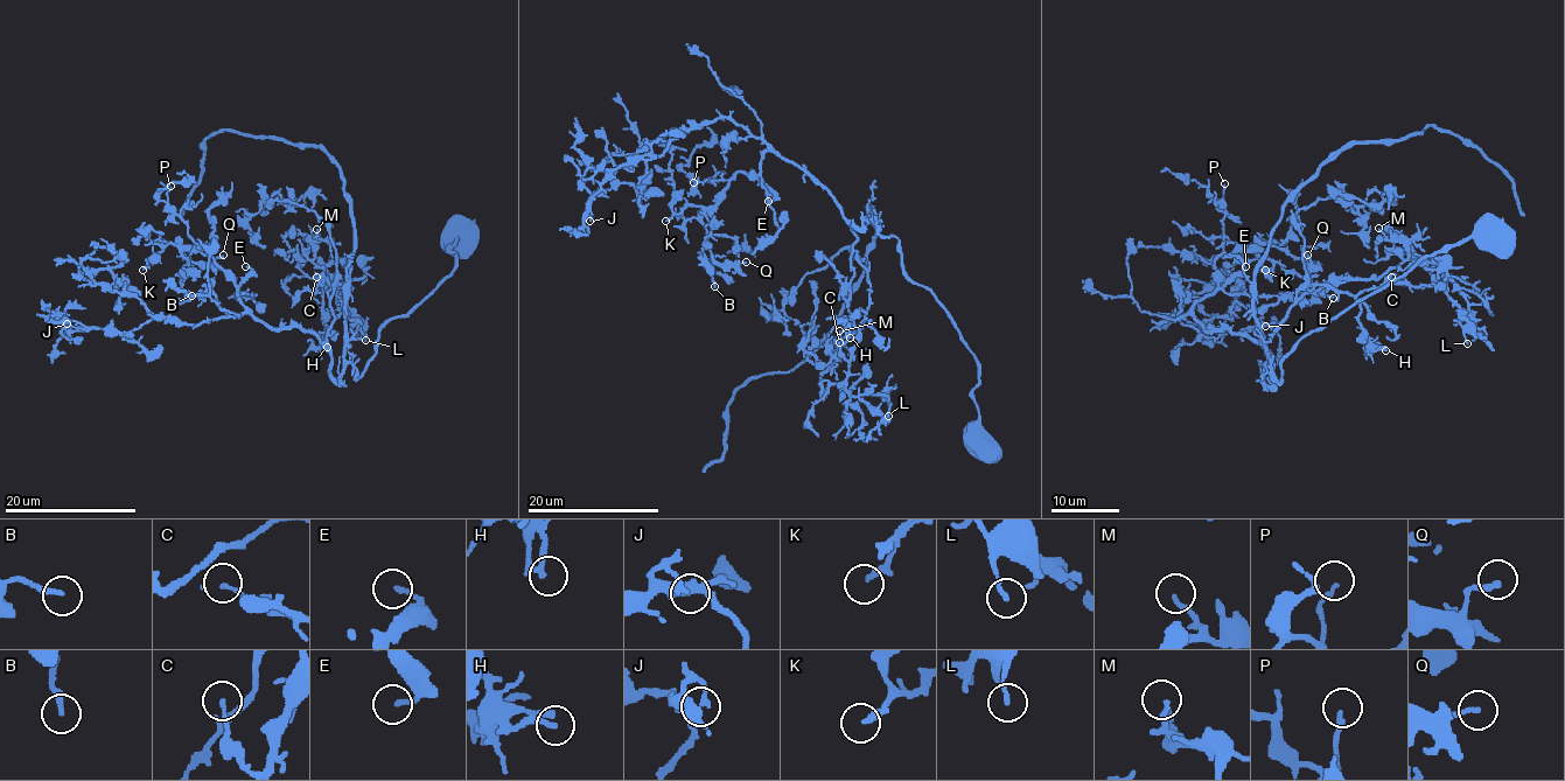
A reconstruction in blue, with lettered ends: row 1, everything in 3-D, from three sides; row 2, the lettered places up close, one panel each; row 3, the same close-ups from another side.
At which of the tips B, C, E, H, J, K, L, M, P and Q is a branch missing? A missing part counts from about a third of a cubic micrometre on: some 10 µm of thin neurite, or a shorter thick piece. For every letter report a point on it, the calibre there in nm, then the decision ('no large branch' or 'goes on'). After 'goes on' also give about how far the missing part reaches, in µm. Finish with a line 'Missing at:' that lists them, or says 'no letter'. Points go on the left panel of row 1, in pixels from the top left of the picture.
B: (191, 295) | 220 nm | no large branch
C: (316, 277) | 140 nm | no large branch
E: (245, 266) | 180 nm | no large branch
H: (327, 347) | 220 nm | no large branch
J: (67, 323) | 170 nm | no large branch
K: (142, 270) | 240 nm | goes on | 5 µm
L: (365, 340) | 150 nm | no large branch
M: (316, 229) | 150 nm | no large branch
P: (170, 186) | 170 nm | no large branch
Q: (223, 255) | 180 nm | no large branch
Missing at: K

